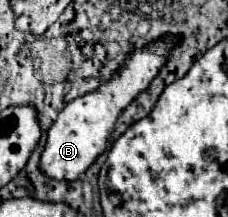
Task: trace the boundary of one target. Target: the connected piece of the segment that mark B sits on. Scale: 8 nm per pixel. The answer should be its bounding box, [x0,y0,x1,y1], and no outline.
[39,37,175,181]

